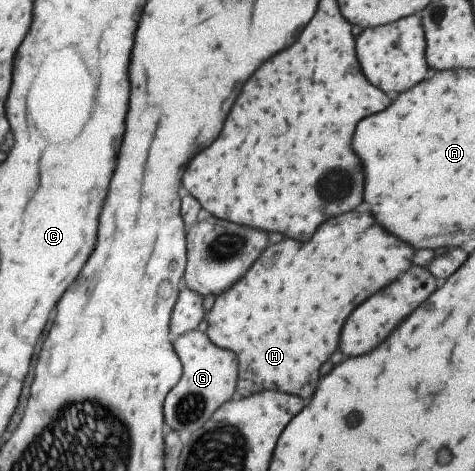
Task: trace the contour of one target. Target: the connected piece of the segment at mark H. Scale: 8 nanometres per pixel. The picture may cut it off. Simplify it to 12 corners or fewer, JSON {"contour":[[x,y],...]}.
{"contour":[[366,210],[270,244],[208,340],[244,398],[308,400],[344,318],[412,248]]}

